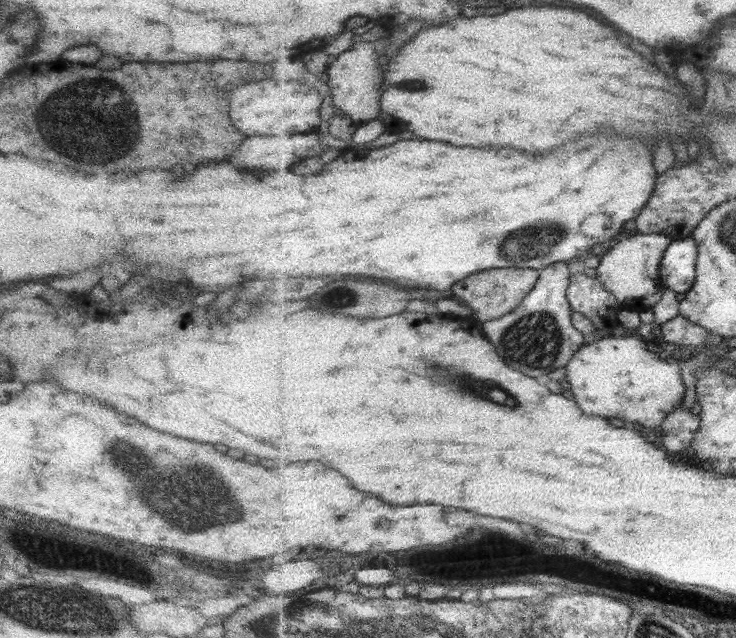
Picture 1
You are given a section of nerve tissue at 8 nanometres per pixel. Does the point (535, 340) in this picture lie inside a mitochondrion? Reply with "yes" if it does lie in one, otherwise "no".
yes

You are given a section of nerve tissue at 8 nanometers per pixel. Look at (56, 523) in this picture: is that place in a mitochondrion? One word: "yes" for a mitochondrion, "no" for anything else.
no

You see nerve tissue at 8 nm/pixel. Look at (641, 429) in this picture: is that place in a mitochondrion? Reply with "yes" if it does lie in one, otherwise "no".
no

